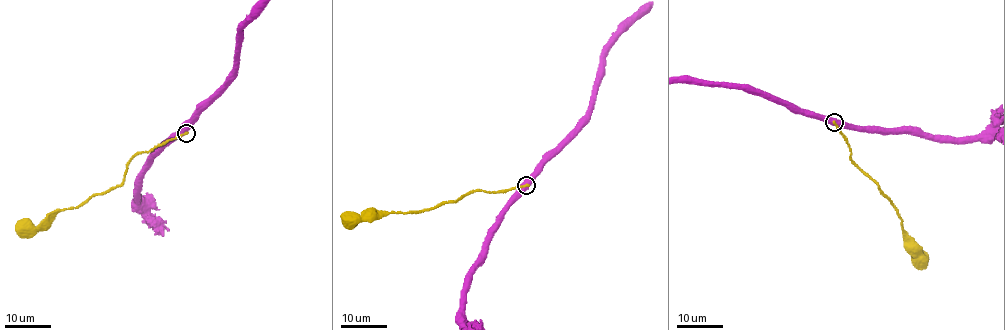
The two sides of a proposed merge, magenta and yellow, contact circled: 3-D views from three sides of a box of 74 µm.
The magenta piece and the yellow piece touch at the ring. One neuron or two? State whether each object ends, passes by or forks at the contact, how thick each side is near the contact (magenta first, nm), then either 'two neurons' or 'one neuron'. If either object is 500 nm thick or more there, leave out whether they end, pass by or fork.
750 nm thick on the magenta side, 240 nm on the other; two neurons

